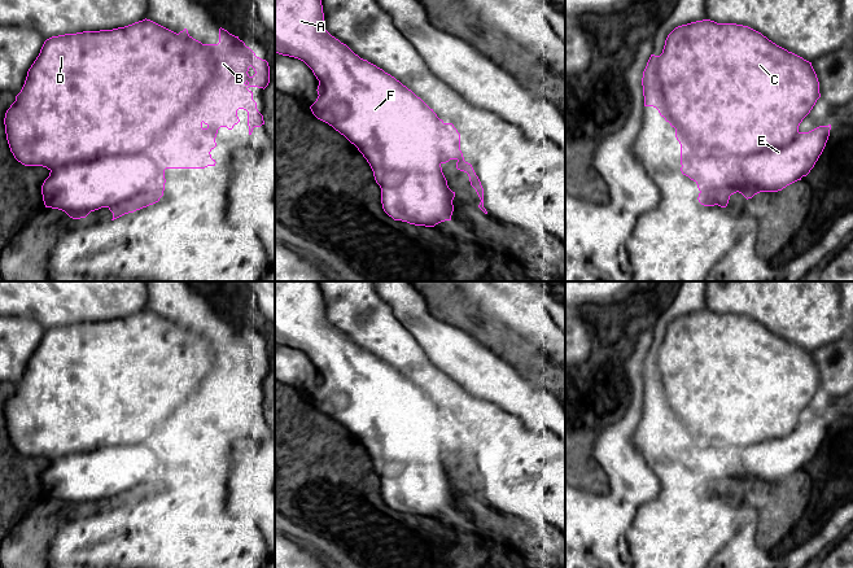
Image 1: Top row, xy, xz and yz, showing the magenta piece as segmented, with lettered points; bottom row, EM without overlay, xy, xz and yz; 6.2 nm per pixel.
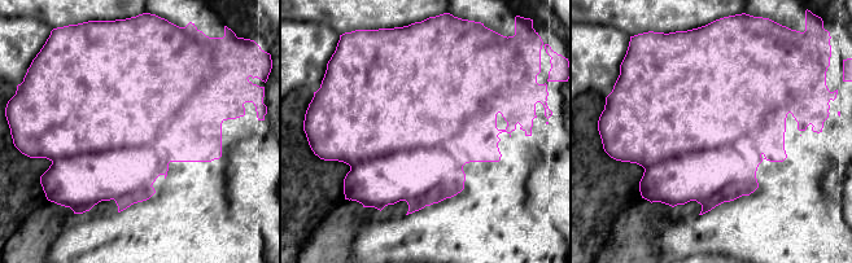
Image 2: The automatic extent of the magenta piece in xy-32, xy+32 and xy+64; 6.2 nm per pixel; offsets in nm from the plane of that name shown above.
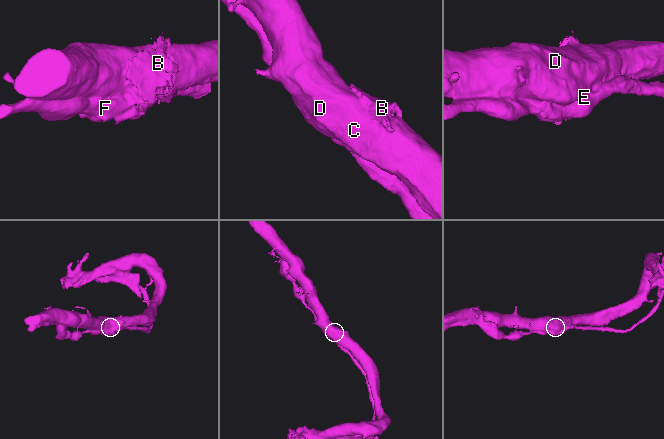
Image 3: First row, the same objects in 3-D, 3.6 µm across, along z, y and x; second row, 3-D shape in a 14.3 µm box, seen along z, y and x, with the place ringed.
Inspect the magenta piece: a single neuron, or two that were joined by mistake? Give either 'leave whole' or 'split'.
split

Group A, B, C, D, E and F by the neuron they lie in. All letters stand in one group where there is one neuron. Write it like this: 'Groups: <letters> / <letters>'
Groups: A E F / B C D

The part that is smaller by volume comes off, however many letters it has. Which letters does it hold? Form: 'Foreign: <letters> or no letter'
Foreign: A, E, F

